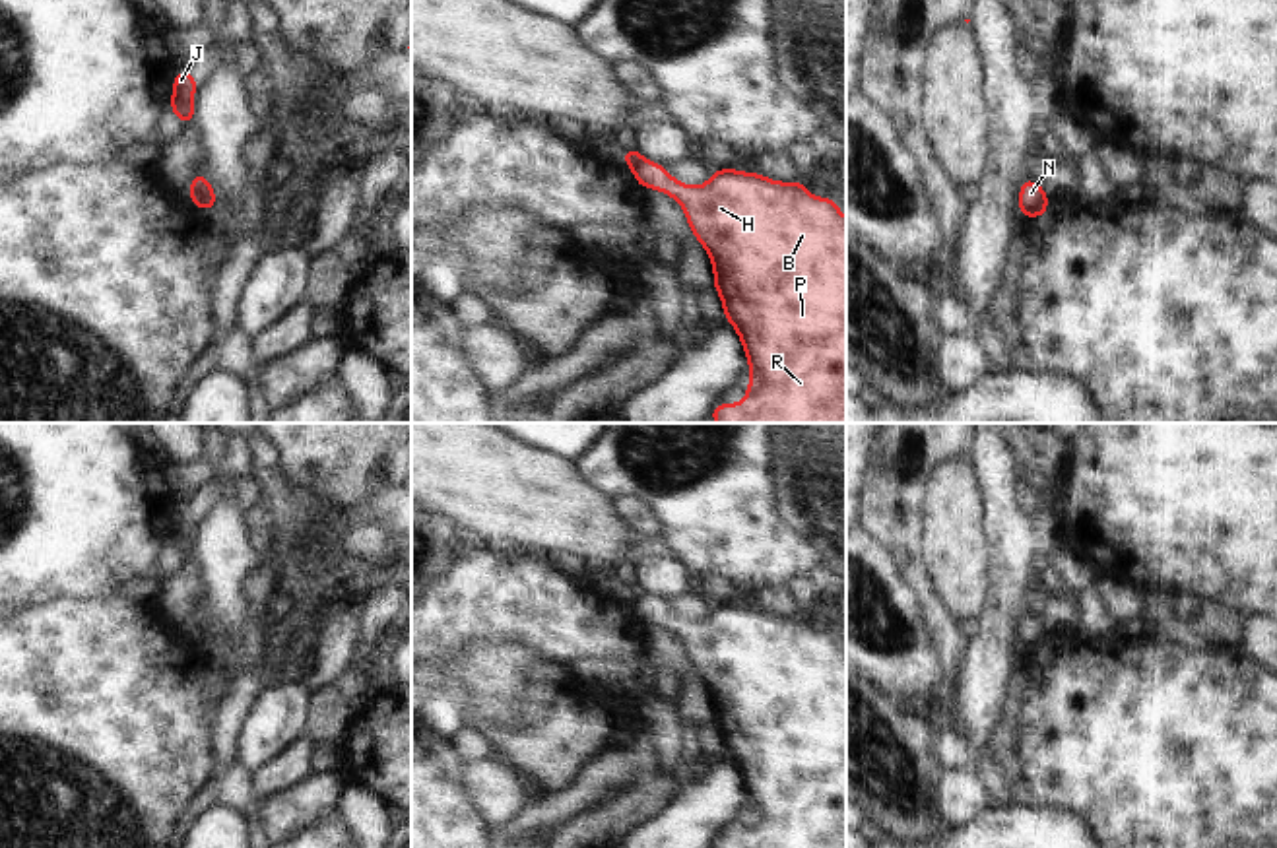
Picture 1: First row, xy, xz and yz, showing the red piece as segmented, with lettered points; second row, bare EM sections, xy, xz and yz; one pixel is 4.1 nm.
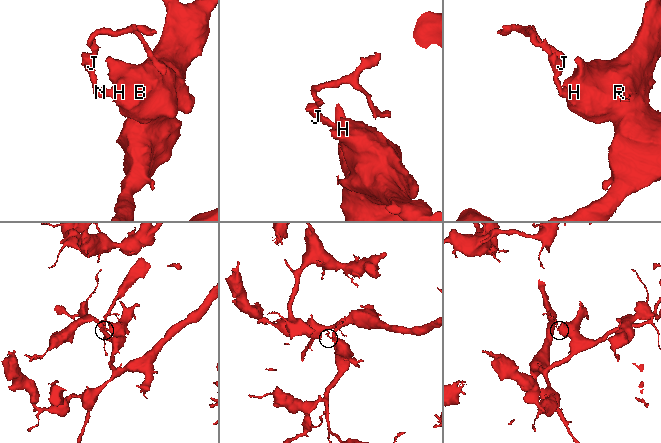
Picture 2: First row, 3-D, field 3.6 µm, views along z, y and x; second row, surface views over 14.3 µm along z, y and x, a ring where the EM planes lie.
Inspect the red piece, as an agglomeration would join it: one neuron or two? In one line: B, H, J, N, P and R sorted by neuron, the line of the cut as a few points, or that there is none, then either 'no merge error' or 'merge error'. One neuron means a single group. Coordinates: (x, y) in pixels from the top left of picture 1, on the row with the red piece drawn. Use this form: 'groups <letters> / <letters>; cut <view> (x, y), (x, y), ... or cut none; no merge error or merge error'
groups B H N P R / J; cut xz (645, 160), (633, 167); merge error

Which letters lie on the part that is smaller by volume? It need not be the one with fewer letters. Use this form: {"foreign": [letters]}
{"foreign": ["J"]}

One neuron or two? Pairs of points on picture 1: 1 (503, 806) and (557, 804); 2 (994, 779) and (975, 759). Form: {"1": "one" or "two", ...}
{"1": "two", "2": "one"}

